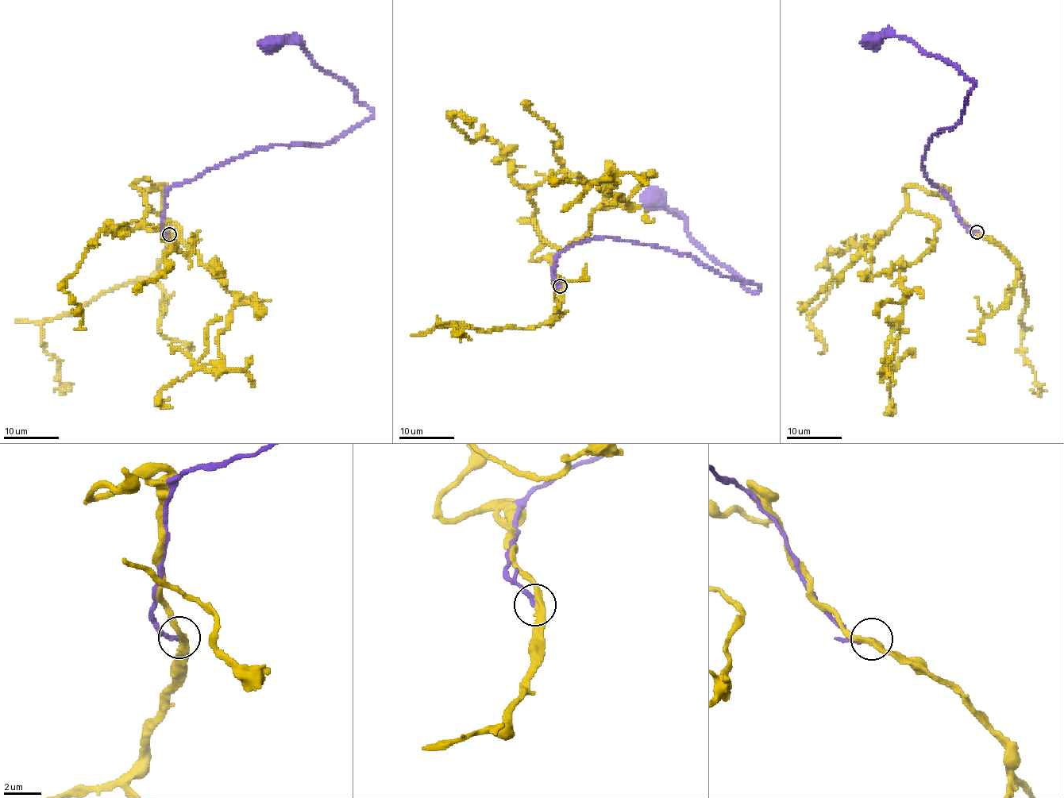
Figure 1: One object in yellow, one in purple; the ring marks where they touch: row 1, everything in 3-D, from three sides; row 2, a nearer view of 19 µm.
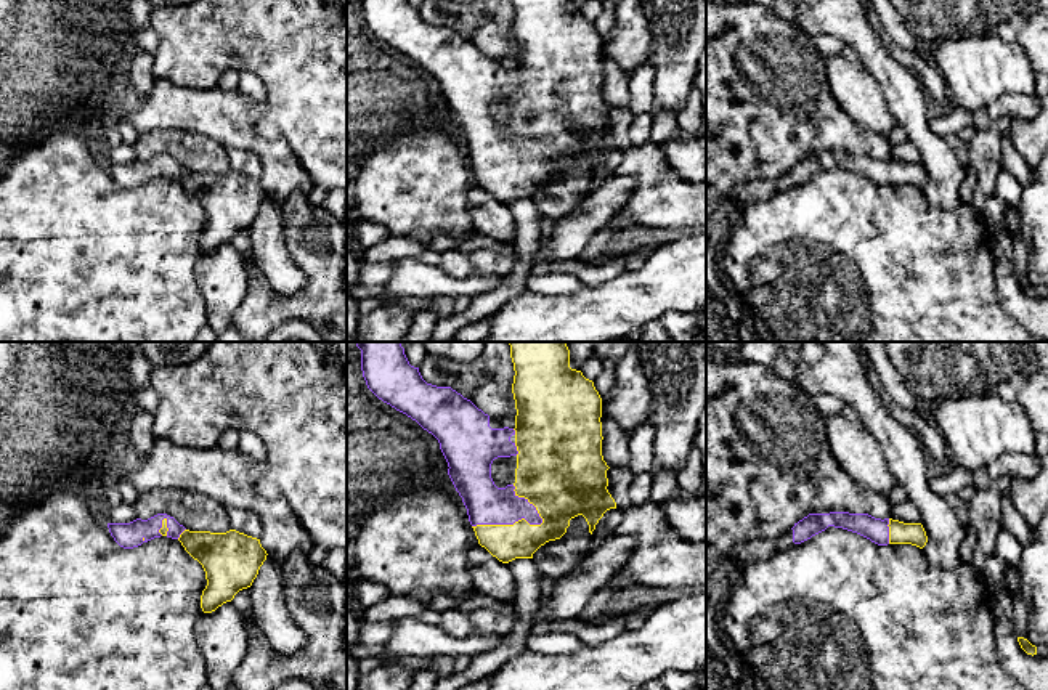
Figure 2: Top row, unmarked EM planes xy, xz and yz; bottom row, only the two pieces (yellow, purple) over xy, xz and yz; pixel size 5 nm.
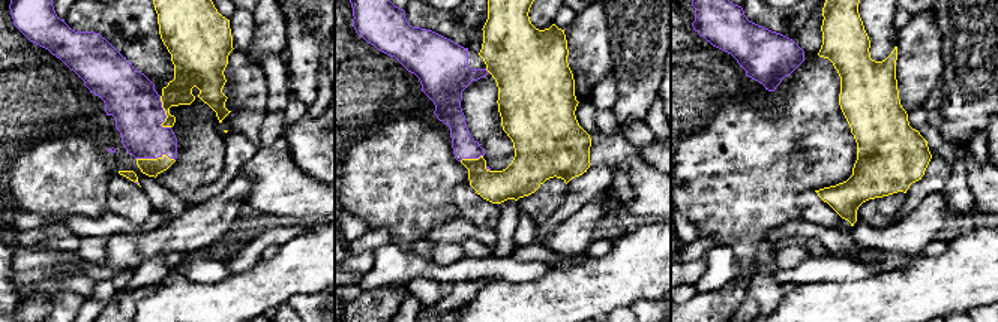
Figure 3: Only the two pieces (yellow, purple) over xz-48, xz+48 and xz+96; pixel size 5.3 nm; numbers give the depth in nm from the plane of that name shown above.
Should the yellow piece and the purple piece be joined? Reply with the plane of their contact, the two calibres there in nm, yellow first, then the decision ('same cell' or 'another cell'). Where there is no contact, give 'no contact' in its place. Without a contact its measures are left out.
xz | 180/200 nm | same cell

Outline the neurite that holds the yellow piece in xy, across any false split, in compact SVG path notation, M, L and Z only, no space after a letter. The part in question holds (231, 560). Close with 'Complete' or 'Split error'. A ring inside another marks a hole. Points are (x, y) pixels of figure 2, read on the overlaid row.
M167 513L130 523L108 523L108 528L124 549L138 547L160 536L178 539L205 571L207 586L201 595L204 613L215 611L231 602L239 591L250 587L268 555L257 538L236 530L189 531Z. Split error

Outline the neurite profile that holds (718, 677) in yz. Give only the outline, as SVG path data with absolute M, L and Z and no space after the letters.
M706 643L706 690L738 690L729 676L725 664L717 658L714 648Z

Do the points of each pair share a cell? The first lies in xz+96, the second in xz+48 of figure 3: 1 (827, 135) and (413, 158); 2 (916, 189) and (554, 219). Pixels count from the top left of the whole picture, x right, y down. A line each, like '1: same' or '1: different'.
1: same
2: same

